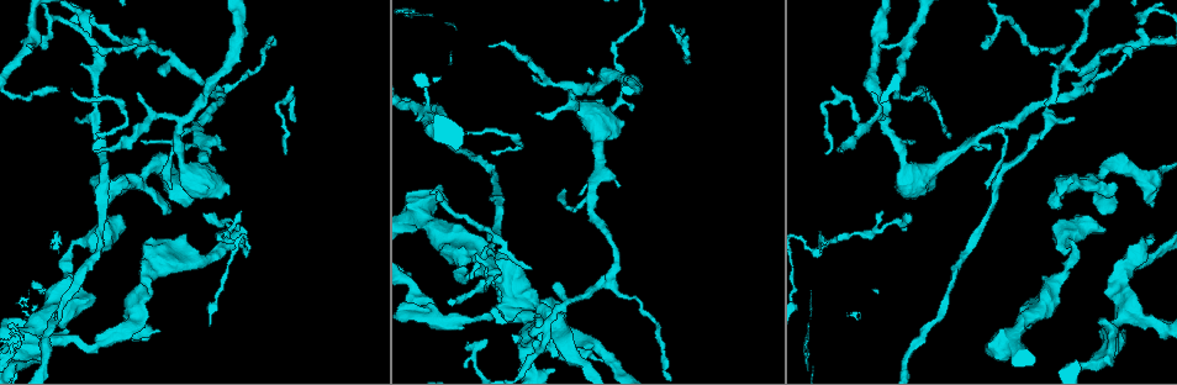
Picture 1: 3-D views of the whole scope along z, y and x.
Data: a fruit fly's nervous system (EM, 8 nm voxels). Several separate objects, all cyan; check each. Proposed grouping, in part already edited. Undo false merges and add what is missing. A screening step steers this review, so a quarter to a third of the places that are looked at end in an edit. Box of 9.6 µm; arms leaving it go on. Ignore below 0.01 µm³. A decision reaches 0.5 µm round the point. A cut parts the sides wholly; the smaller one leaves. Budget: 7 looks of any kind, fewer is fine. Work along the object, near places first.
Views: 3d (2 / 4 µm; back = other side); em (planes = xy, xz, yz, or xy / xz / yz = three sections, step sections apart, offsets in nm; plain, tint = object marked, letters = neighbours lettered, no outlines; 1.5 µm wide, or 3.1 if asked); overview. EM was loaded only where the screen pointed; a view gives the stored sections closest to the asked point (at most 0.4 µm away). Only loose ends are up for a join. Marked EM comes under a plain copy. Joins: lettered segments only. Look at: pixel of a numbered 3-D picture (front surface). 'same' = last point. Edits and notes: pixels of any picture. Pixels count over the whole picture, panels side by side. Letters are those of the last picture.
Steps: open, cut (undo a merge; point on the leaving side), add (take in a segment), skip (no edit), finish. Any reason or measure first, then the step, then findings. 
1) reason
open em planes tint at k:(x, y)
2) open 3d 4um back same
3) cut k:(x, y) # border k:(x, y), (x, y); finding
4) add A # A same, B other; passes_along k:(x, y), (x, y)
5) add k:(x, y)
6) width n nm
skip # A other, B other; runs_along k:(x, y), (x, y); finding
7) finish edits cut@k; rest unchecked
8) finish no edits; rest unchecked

calibre changes
open 3d 4um at 1:(94, 347)

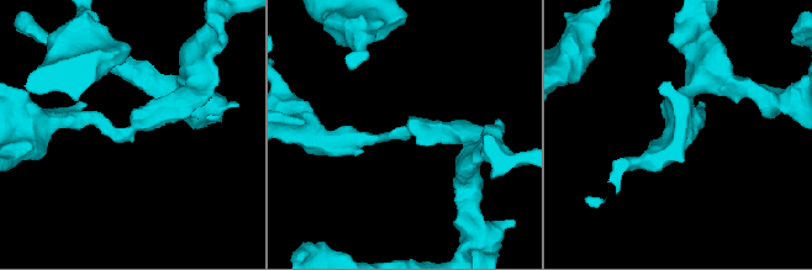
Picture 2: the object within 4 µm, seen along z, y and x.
arm_widths 260, 280 nm; now the EM
open em planes tint at 2:(403, 131)

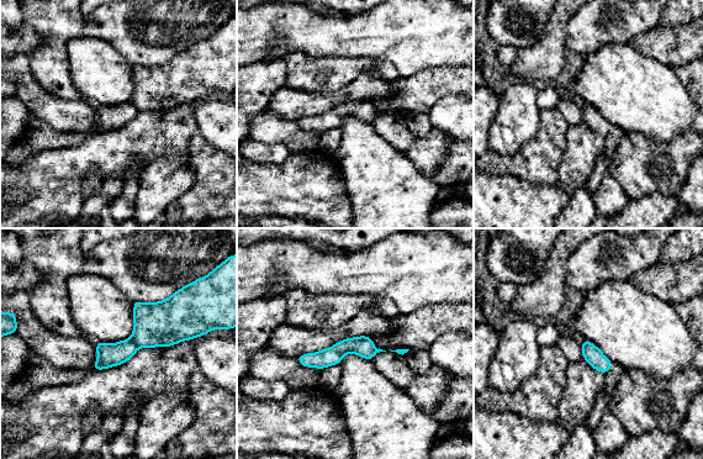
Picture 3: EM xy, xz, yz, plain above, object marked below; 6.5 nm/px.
see the neighbours
open em planes letters same

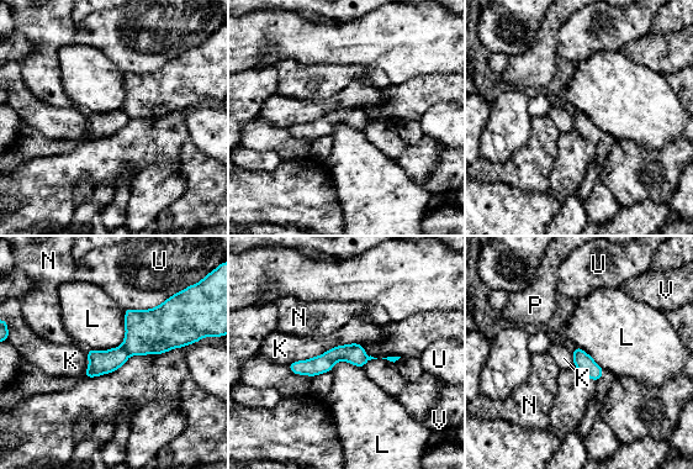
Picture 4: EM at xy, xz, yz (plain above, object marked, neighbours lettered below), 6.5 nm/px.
width 120 nm
cut 4:(100, 362) # K other, L other, N other, P other, U other, V other; border 4:(121, 346), (130, 354); two neurons meet here

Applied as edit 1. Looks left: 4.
an open end
open em xz step 4 letters at 1:(170, 210)

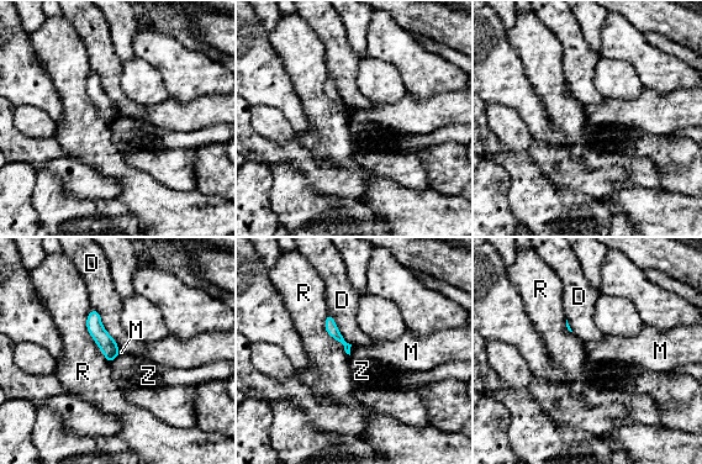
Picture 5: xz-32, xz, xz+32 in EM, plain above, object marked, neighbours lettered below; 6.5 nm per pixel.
longest_contact R 380 nm
skip # D other, M other, R other, Z other; border 5:(119, 354), (111, 363); no lettered segment goes on from it

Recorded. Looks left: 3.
finish edits cut@4; rest unchecked

